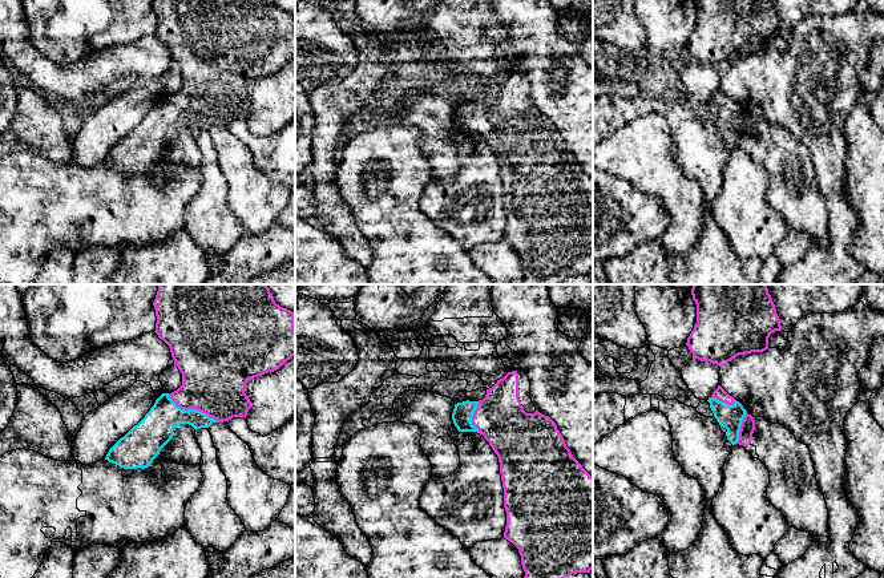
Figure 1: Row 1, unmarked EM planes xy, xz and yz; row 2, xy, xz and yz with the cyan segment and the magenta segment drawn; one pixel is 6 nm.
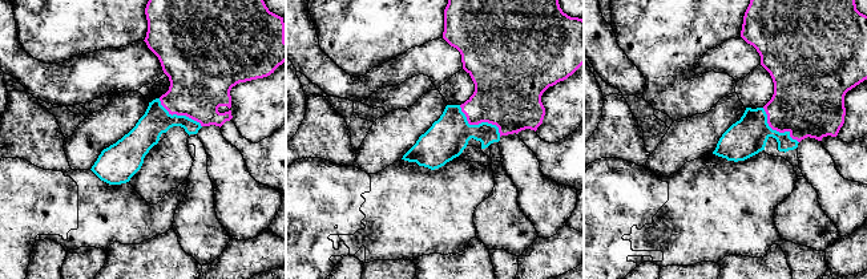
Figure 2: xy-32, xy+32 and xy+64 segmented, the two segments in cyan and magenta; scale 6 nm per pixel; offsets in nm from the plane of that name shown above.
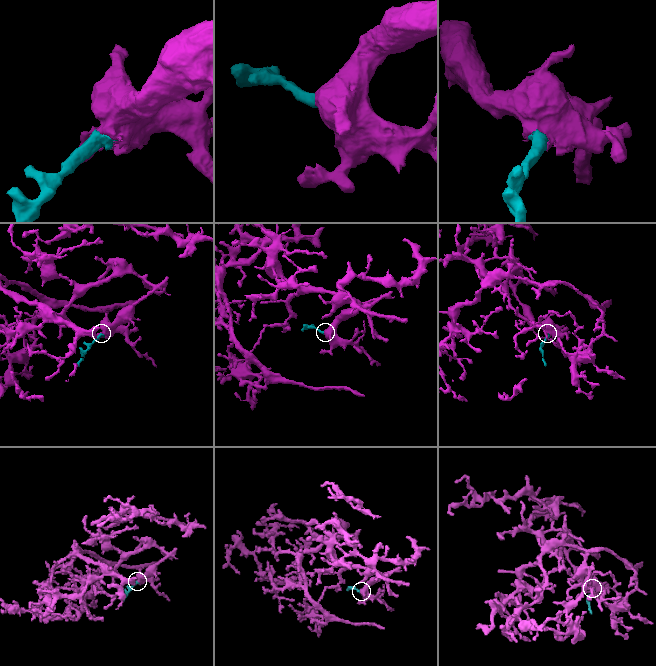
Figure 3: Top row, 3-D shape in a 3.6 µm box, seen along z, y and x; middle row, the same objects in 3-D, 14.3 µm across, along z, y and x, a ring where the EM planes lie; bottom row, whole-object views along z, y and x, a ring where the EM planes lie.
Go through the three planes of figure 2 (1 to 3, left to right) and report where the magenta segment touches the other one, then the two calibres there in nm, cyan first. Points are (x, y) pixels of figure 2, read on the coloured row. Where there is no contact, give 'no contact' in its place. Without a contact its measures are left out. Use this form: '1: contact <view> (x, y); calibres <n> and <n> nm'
1: contact xy-32 (180, 116); calibres 170 and 360 nm
2: contact xy+32 (479, 124); calibres 240 and 400 nm
3: contact xy+64 (775, 130); calibres 220 and 400 nm

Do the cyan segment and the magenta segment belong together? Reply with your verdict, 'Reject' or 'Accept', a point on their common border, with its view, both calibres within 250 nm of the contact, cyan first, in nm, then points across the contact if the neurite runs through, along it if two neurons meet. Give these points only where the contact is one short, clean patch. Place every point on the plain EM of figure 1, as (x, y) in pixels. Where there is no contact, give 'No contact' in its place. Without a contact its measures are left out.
Accept. Touches cyan at xy (192, 112). Thickness 200 nm (cyan) against 400 nm

